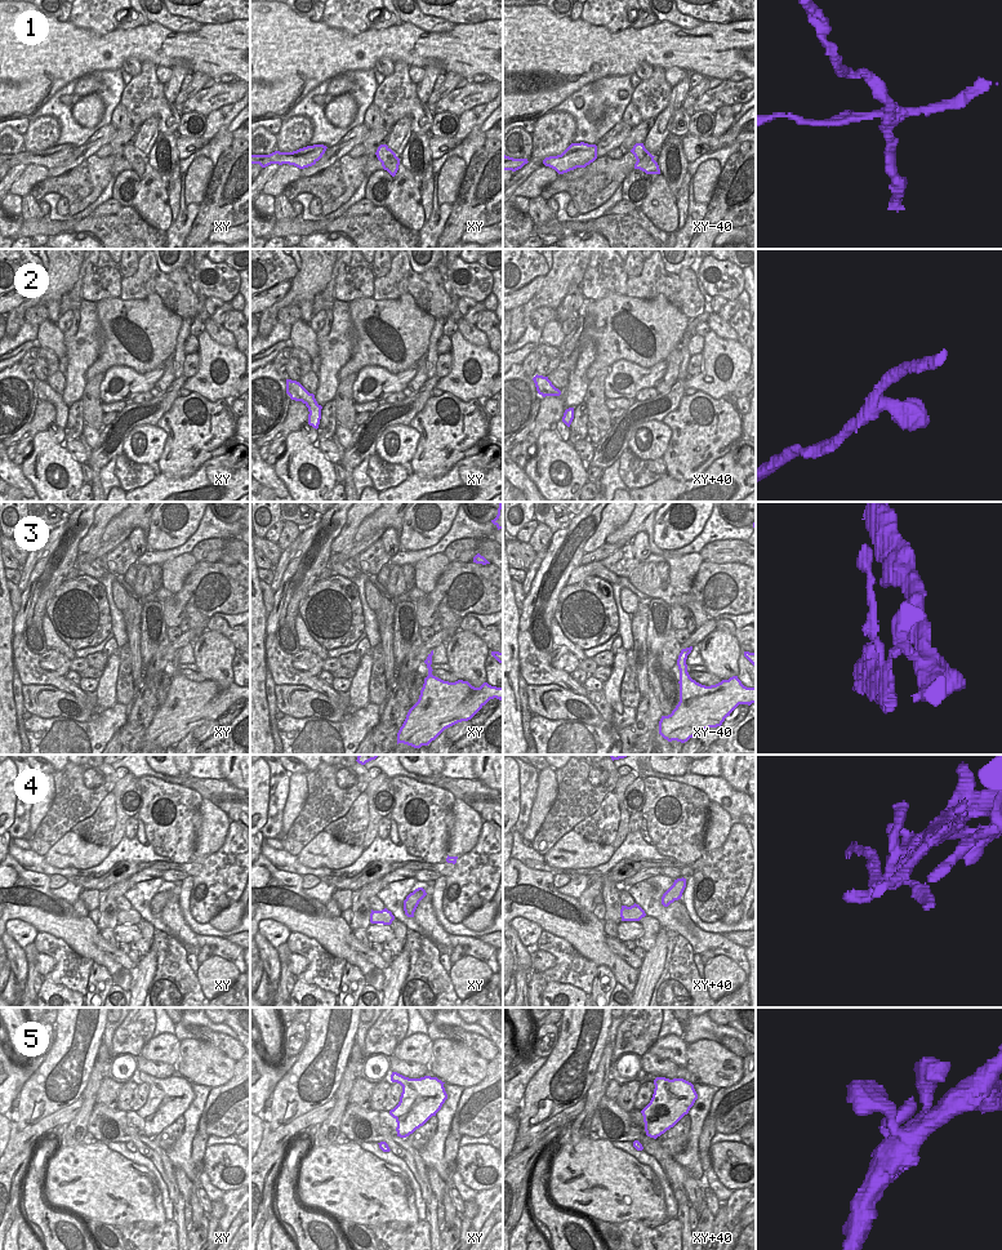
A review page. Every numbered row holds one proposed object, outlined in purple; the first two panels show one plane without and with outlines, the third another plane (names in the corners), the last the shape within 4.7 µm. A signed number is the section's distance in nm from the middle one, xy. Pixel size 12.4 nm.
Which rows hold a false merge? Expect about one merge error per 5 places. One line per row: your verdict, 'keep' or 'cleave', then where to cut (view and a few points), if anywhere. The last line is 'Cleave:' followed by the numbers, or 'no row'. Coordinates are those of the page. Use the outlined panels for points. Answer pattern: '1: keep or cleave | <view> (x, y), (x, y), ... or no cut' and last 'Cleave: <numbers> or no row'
1: cleave | xy (396, 156), (390, 156), (383, 167)
2: keep | no cut
3: cleave | xy-40 (686, 668), (680, 671)
4: keep | no cut
5: keep | no cut
Cleave: 1, 3

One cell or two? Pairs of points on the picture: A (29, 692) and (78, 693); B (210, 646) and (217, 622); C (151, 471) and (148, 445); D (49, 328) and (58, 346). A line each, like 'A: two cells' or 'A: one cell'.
A: two cells
B: two cells
C: two cells
D: one cell

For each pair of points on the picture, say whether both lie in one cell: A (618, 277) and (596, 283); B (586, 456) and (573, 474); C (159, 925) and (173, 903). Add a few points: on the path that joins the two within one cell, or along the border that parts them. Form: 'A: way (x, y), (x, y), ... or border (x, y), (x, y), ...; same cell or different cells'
A: way (613, 279), (601, 280); same cell
B: border (571, 445), (584, 463); different cells
C: border (160, 917), (173, 934); different cells

